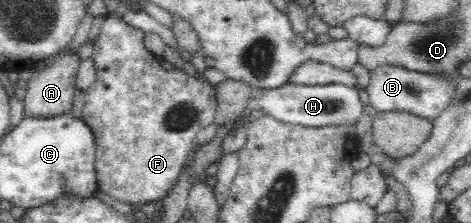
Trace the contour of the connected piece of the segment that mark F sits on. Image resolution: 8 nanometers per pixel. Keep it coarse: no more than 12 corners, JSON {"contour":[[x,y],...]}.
{"contour":[[122,17],[93,40],[82,114],[98,189],[170,192],[215,85],[167,66]]}

